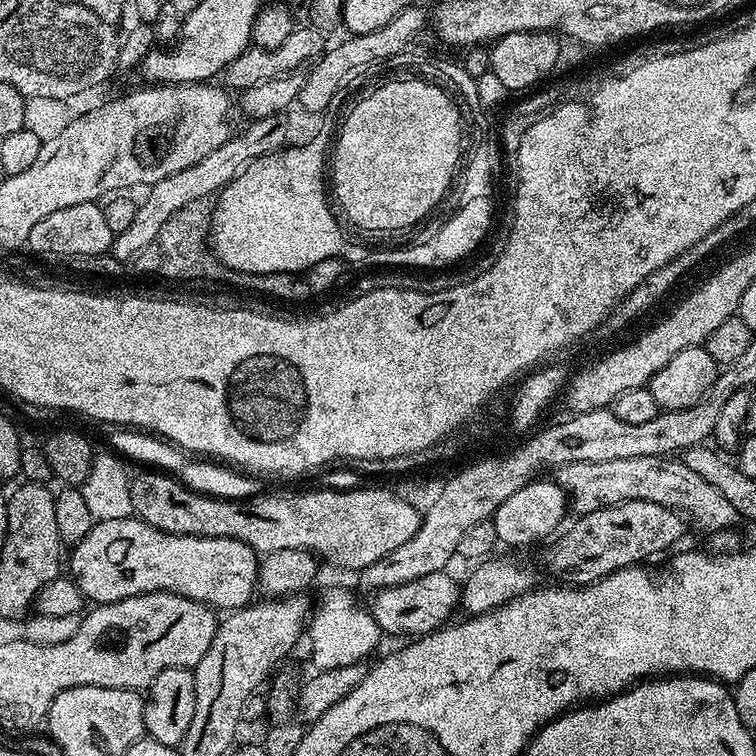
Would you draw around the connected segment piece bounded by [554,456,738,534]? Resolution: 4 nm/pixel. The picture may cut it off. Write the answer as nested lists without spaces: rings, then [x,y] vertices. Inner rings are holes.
[[[643,456],[642,458],[614,458],[614,462],[574,462],[562,466],[554,476],[557,484],[564,488],[567,503],[573,513],[589,512],[606,506],[614,506],[618,502],[627,500],[641,500],[642,502],[658,502],[658,506],[672,508],[683,514],[689,521],[692,520],[700,528],[705,528],[705,533],[726,532],[735,529],[738,522],[736,510],[730,502],[718,492],[717,487],[710,486],[699,474],[694,474],[683,459],[672,456]]]

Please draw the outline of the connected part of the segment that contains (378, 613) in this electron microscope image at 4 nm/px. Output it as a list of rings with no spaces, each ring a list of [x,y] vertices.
[[[447,571],[426,574],[426,578],[414,578],[414,582],[402,582],[389,588],[381,588],[370,605],[372,617],[378,622],[381,633],[392,636],[419,638],[443,628],[453,619],[452,611],[462,600],[462,588]]]

